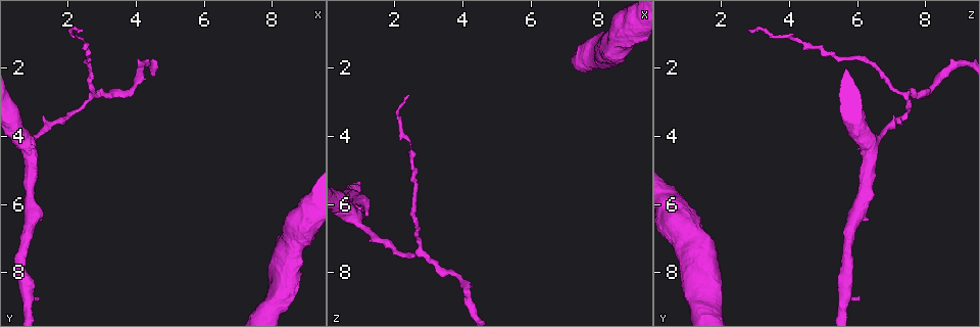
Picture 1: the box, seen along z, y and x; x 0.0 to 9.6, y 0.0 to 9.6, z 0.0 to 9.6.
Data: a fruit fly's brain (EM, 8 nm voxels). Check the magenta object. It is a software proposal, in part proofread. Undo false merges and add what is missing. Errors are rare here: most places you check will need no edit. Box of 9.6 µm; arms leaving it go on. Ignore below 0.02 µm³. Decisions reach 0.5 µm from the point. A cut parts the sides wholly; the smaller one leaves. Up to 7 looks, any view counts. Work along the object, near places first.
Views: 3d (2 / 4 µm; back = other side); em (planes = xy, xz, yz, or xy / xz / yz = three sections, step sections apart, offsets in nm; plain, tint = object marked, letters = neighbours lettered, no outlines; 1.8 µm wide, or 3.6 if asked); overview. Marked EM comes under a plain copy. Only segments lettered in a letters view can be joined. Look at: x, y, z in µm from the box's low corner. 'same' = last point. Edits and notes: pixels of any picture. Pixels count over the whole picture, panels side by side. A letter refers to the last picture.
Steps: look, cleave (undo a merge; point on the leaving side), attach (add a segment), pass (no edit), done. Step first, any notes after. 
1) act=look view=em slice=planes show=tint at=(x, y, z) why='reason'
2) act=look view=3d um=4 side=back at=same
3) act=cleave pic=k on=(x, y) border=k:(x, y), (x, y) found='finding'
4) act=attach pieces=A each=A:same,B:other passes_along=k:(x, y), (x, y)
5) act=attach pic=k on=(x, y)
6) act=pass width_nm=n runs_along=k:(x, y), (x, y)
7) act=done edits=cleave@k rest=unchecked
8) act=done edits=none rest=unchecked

act=look view=3d um=4 side=back at=(2.75, 2.85, 7.40)

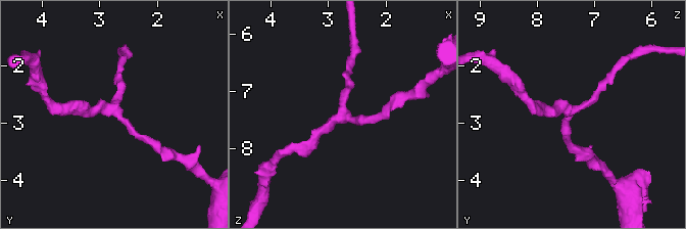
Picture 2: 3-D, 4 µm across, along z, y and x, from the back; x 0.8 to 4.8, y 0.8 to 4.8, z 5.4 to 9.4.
act=look view=em slice=planes show=letters at=(2.75, 2.80, 7.40) arms=3

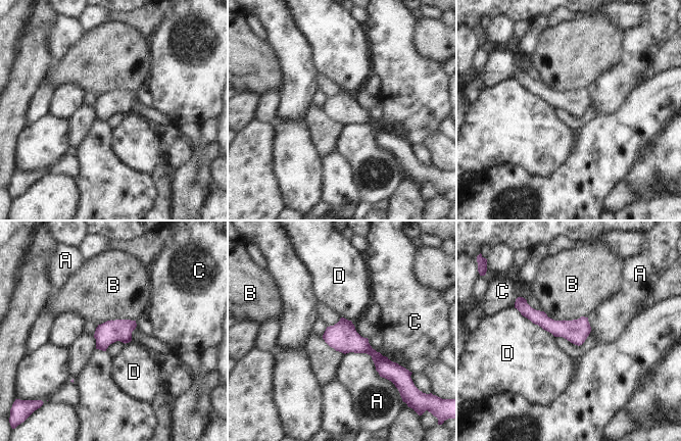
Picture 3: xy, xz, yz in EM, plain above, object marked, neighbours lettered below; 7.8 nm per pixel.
act=pass width_nm=180 each=A:other,B:other,C:other,D:other found='all the same neuron'

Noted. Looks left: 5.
act=look view=3d um=4 at=(0.70, 4.05, 6.30) why='sudden change in width'

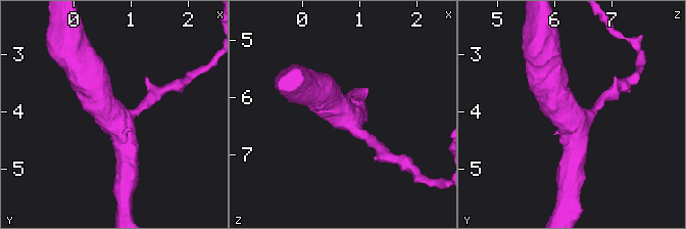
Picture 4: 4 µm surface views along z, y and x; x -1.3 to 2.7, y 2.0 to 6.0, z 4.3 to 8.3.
act=look view=em um=3.6 slice=yz step=8 show=tint at=(0.65, 4.10, 6.30) why='shape alone is not enough'

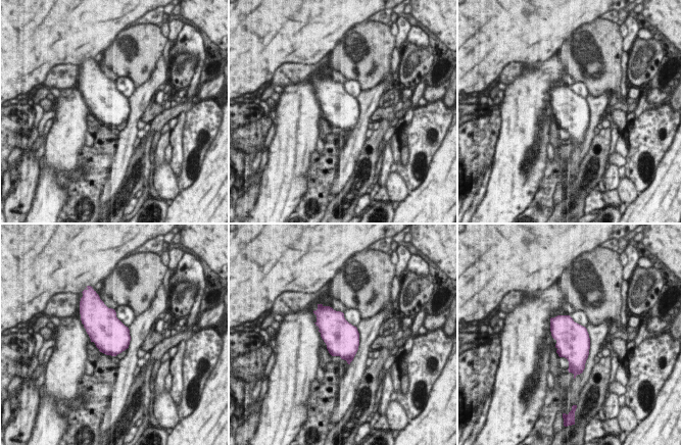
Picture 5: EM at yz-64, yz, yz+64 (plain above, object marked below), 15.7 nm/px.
act=look view=em um=3.6 slice=planes show=letters at=same

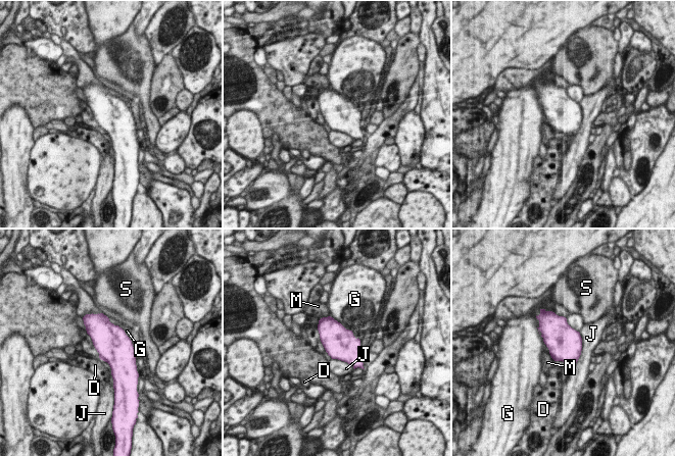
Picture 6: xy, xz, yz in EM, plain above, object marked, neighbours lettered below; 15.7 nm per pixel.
act=pass longest_contact=J:600nm each=D:other,G:other,J:other,M:other,S:other border=6:(580, 333), (581, 354), (572, 369) found='continuous, no second neuron'

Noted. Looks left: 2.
act=look view=3d um=2 side=back at=(2.45, 1.00, 2.85) why='end of a long branch'

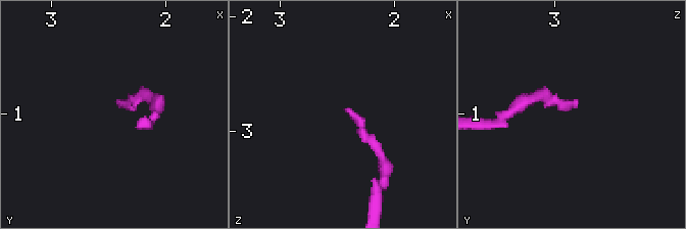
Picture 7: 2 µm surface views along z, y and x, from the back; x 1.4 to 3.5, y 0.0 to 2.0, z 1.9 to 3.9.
act=look view=em slice=planes show=letters at=(2.40, 0.94, 2.80)

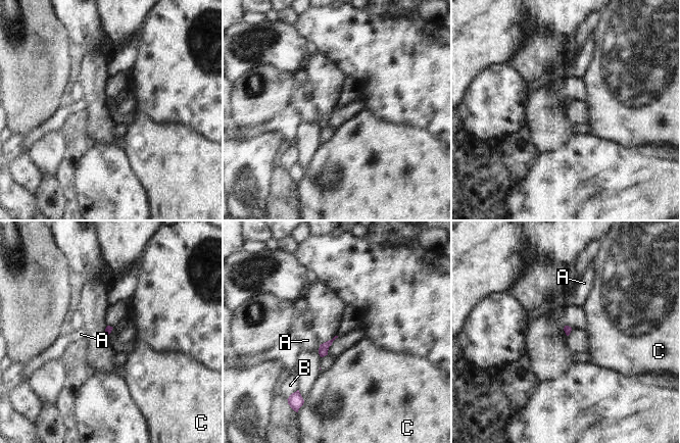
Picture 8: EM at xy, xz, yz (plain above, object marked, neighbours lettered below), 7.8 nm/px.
act=pass longest_contact=A:60nm each=A:other,B:other,C:other border=8:(320, 345), (318, 351) found='no lettered segment goes on from it'

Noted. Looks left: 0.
act=done edits=none rest=unchecked

